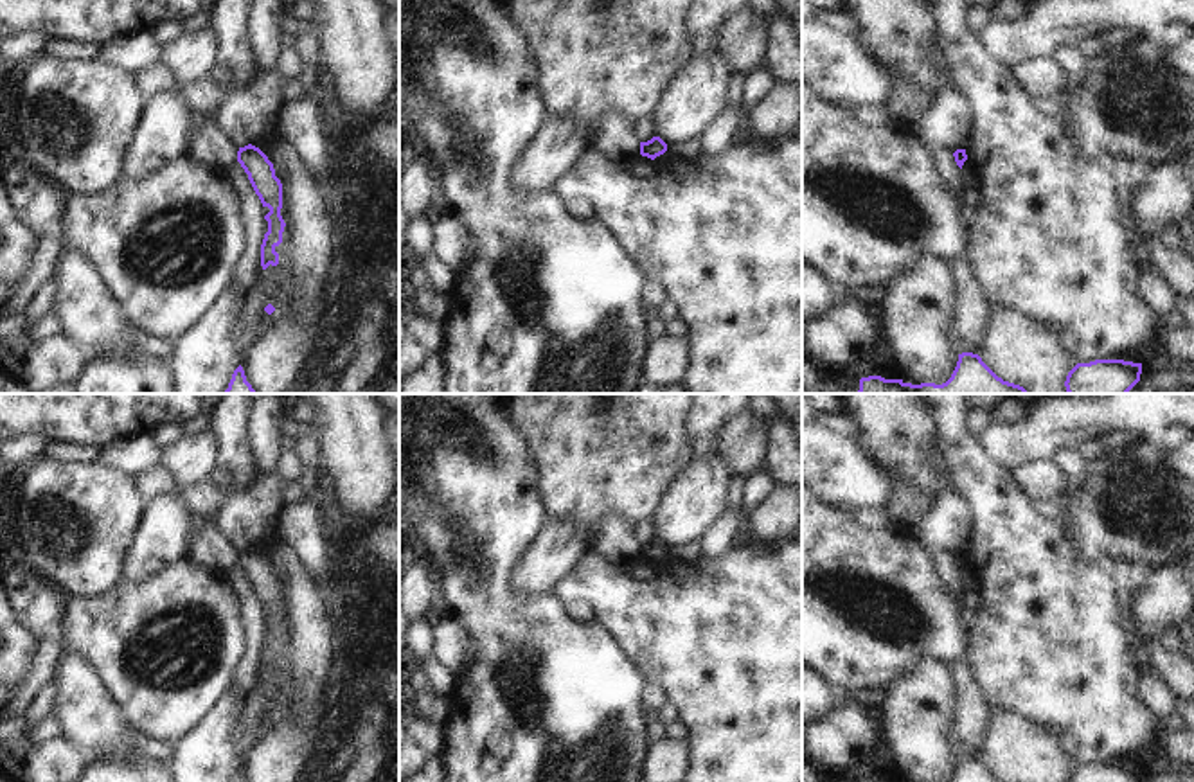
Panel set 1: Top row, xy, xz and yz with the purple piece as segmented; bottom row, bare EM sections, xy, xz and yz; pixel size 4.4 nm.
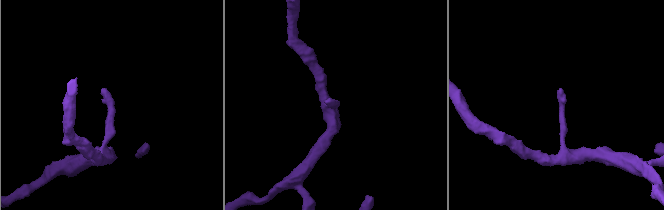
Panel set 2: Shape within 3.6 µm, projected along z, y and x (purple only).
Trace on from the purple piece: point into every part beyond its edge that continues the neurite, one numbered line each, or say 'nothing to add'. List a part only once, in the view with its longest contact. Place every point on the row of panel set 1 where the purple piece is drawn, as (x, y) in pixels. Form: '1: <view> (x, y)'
nothing to add

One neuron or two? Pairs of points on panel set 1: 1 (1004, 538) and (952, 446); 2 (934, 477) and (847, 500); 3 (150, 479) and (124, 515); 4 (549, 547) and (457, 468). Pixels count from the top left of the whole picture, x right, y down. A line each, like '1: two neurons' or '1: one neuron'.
1: one neuron
2: two neurons
3: two neurons
4: two neurons

